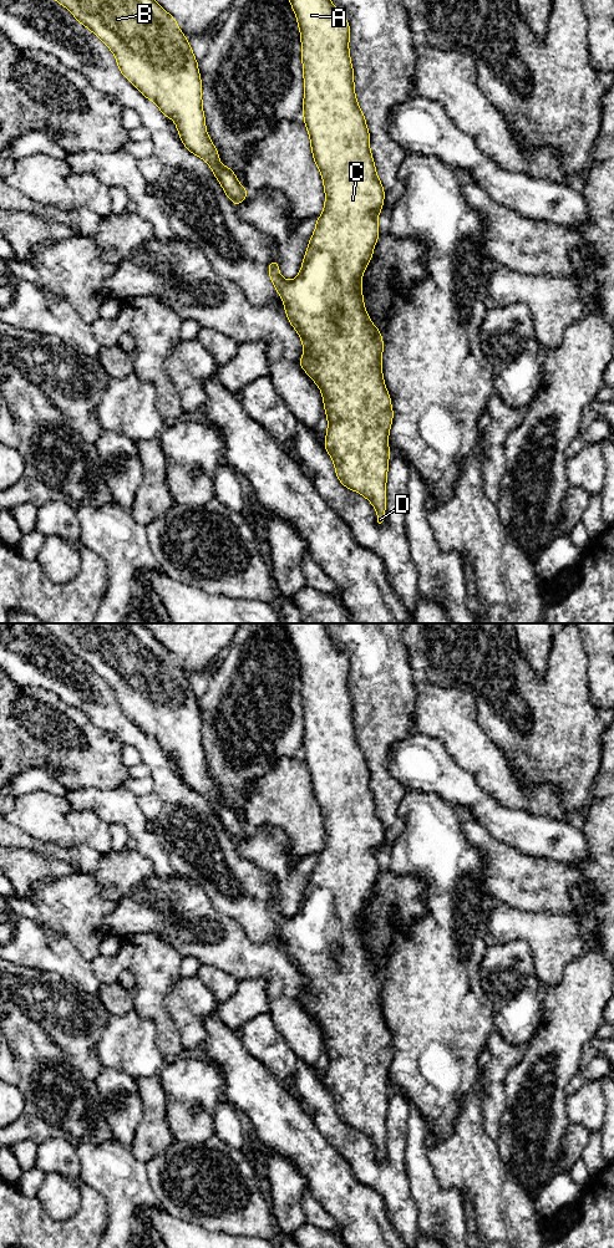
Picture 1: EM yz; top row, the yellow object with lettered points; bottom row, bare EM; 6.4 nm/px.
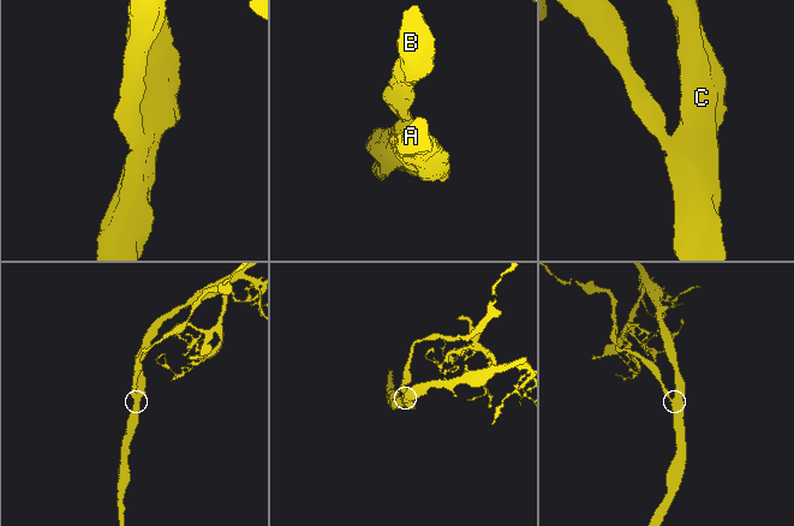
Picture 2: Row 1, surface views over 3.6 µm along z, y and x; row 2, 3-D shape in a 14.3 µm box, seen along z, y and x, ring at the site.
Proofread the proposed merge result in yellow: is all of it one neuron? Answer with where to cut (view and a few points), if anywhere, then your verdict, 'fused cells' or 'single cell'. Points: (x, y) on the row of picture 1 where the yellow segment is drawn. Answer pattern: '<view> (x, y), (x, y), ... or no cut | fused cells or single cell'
no cut | single cell

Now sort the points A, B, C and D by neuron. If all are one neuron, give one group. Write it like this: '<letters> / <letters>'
A B C D

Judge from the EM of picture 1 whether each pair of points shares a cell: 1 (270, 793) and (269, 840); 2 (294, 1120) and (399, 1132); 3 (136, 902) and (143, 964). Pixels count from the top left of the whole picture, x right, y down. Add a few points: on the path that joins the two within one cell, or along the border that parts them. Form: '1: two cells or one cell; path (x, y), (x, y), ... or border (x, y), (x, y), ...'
1: two cells; border (248, 828), (279, 828), (289, 844)
2: two cells; border (311, 1119), (315, 1127), (333, 1146)
3: two cells; border (122, 937), (156, 932), (167, 943)

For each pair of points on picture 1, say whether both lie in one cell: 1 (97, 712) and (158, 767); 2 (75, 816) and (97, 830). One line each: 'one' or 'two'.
1: one
2: one

